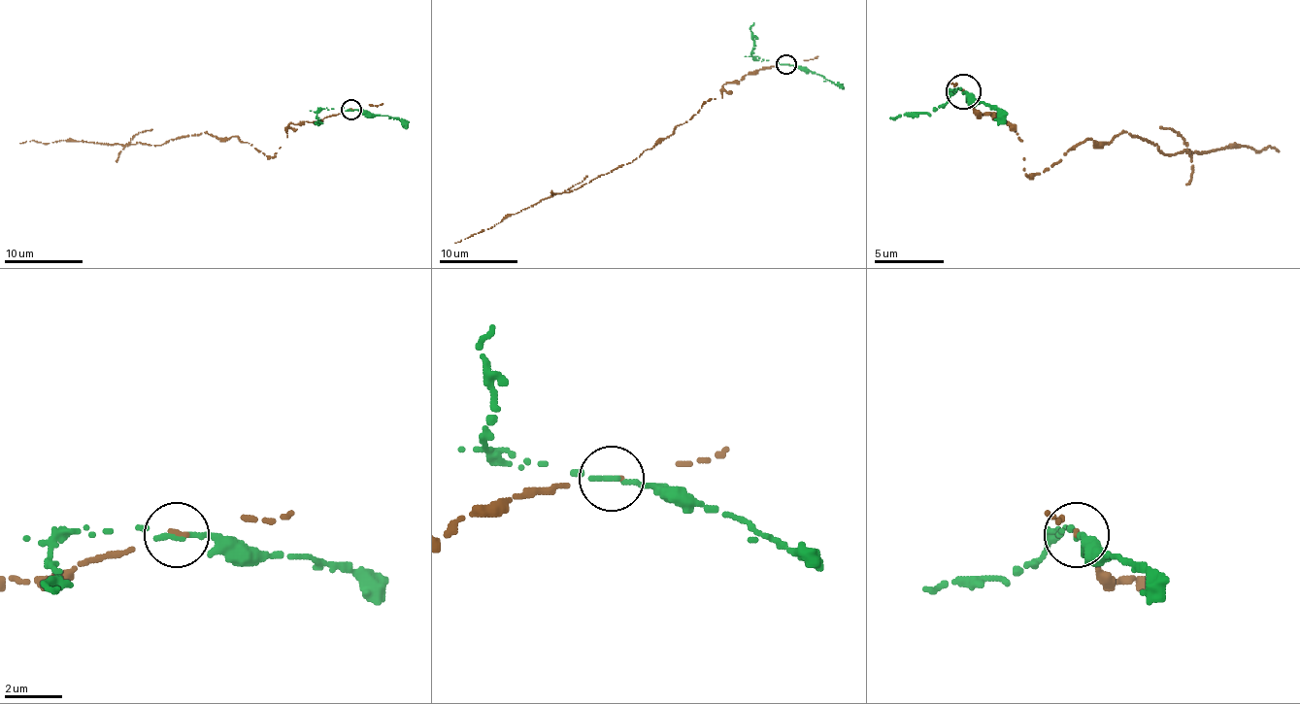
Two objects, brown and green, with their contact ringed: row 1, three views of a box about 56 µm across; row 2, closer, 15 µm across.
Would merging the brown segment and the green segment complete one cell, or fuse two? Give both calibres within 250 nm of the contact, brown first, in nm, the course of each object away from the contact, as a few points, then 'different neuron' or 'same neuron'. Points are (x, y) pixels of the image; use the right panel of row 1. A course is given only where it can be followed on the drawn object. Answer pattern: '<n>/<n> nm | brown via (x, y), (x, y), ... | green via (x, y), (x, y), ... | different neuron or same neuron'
140/140 nm | brown via (964, 92), (1023, 141), (1026, 176), (1089, 138), (1110, 141), (1124, 131), (1166, 155), (1246, 145), (1278, 151) | green via (964, 92), (957, 89), (929, 114), (890, 117) | different neuron

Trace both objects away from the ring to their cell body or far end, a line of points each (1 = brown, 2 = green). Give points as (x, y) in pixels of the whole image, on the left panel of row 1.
1: (351, 110), (290, 123), (273, 157), (235, 136), (216, 138), (204, 131), (160, 146), (62, 140), (20, 144)
2: (351, 110), (322, 108), (316, 114), (318, 123)

